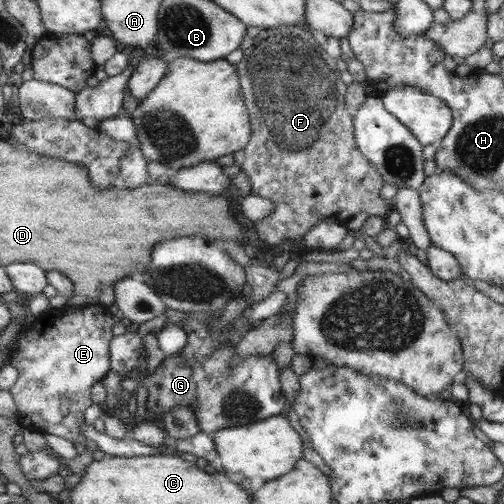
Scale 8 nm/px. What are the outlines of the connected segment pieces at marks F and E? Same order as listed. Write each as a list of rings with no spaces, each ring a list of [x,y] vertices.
[[[290,25],[269,29],[261,29],[257,32],[257,36],[253,38],[251,46],[247,47],[243,51],[243,58],[240,62],[237,62],[236,74],[240,76],[241,92],[245,98],[249,98],[245,102],[246,106],[249,106],[249,120],[251,137],[245,148],[241,148],[240,151],[231,152],[233,163],[237,164],[241,168],[241,172],[244,172],[249,180],[250,192],[259,197],[265,199],[271,199],[273,201],[273,210],[269,212],[269,216],[265,216],[263,220],[253,221],[255,232],[257,233],[257,240],[261,240],[266,247],[270,244],[279,244],[283,239],[293,240],[297,242],[300,238],[309,230],[312,226],[321,222],[329,222],[334,220],[337,223],[344,223],[351,219],[355,214],[359,212],[366,212],[368,216],[379,216],[385,218],[391,210],[391,204],[385,204],[381,198],[379,198],[379,189],[384,183],[383,178],[379,176],[376,168],[367,160],[354,142],[353,131],[353,119],[349,114],[349,109],[345,108],[344,96],[346,86],[339,78],[339,70],[335,66],[335,60],[330,59],[323,52],[323,48],[319,47],[319,44],[315,43],[312,35],[305,26]]]
[[[69,304],[60,308],[50,308],[47,312],[41,316],[36,317],[33,322],[27,324],[26,327],[20,331],[17,338],[14,340],[14,346],[11,349],[10,358],[8,364],[11,364],[19,369],[19,380],[11,386],[9,392],[11,393],[14,402],[17,406],[17,412],[19,412],[19,421],[25,425],[25,428],[33,429],[36,432],[50,433],[69,440],[71,443],[79,442],[85,443],[87,439],[84,434],[85,418],[83,410],[89,408],[94,403],[92,399],[92,388],[95,383],[101,382],[107,373],[112,369],[112,340],[115,338],[115,332],[113,332],[113,326],[118,321],[118,316],[114,316],[109,311],[109,307],[106,305],[89,304],[89,306],[83,306],[83,308],[73,307]]]

